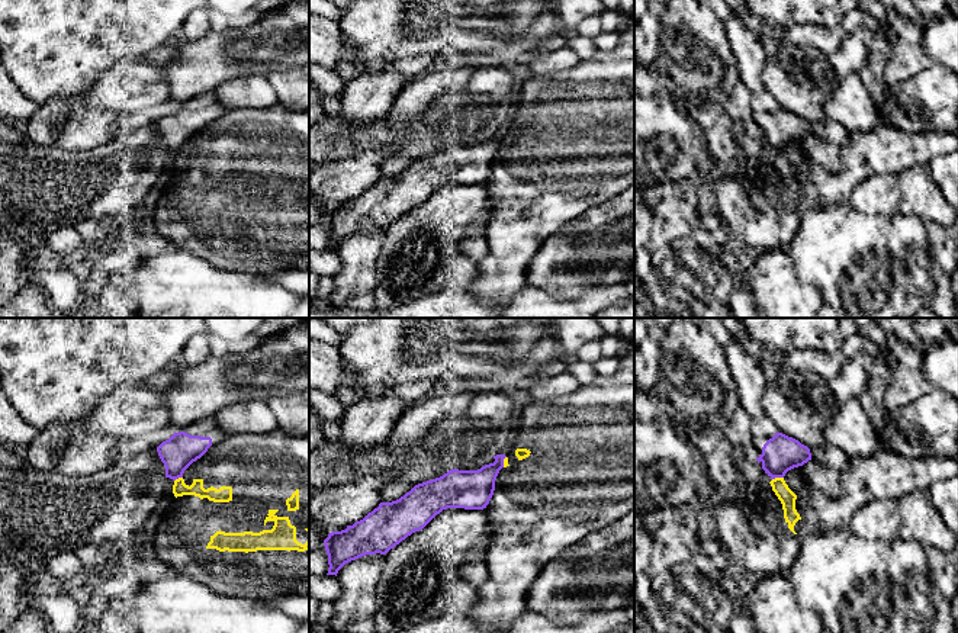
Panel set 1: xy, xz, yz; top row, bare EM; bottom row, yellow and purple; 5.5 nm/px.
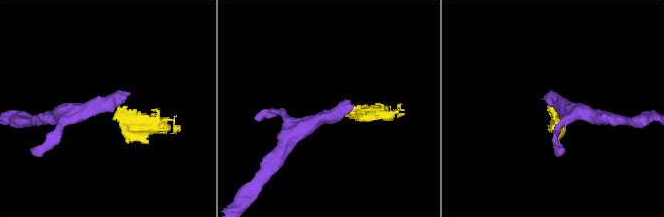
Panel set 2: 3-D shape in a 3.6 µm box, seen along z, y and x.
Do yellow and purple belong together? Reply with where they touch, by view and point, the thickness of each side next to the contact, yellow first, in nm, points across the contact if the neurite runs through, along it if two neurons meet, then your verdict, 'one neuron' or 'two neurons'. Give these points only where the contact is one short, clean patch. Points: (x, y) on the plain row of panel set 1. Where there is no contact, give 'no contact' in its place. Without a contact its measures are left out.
yz (777, 153) | 90/200 nm | along yz (783, 151), (772, 154) | two neurons

